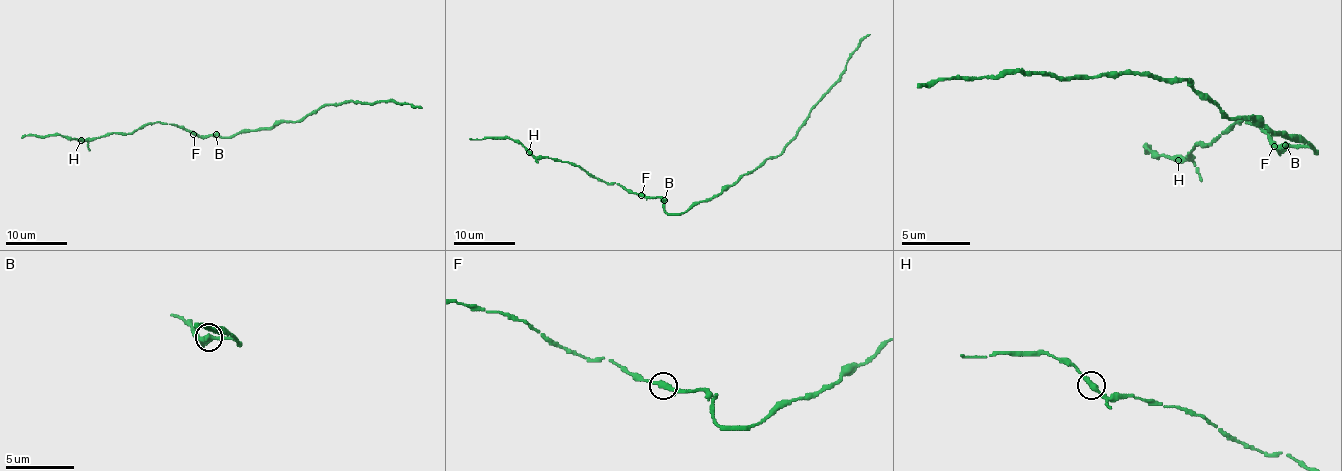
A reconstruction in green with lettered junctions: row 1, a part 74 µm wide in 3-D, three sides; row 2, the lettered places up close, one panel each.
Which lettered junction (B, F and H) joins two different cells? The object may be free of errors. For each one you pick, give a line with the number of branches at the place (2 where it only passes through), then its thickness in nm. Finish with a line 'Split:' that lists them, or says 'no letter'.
Split: no letter

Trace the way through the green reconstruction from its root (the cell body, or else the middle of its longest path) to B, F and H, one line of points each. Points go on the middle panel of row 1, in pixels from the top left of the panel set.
B: (692, 208), (680, 214), (668, 214), (664, 200)
F: (692, 208), (680, 214), (668, 214), (658, 197), (641, 195)
H: (692, 208), (668, 214), (658, 197), (643, 197), (590, 177), (570, 163), (535, 158), (529, 152)

